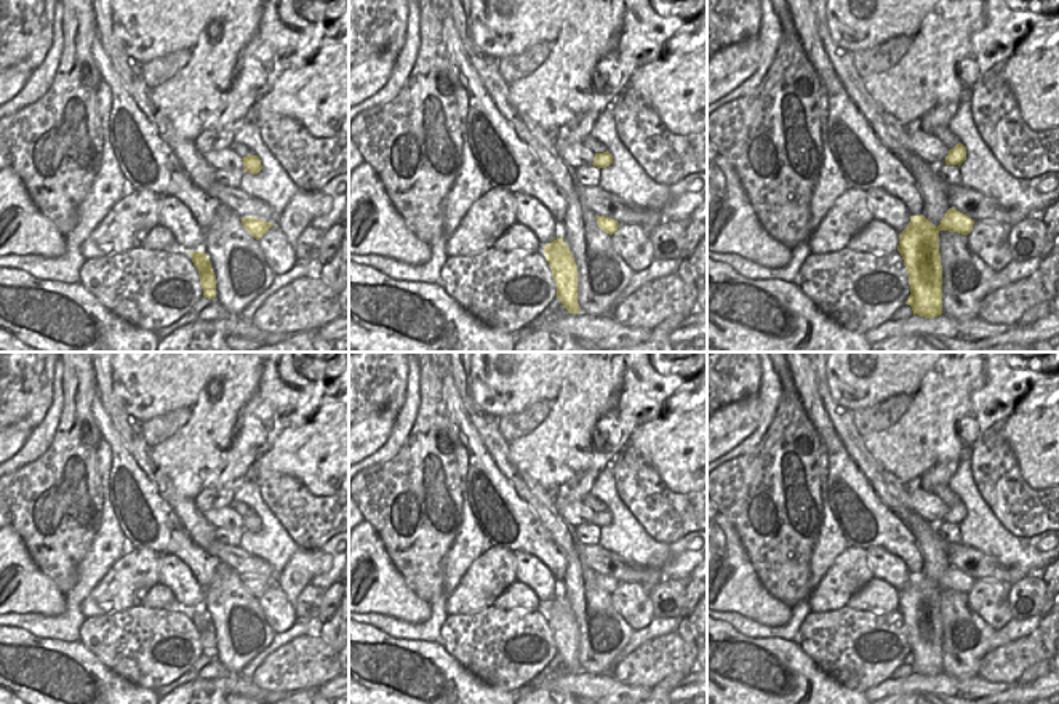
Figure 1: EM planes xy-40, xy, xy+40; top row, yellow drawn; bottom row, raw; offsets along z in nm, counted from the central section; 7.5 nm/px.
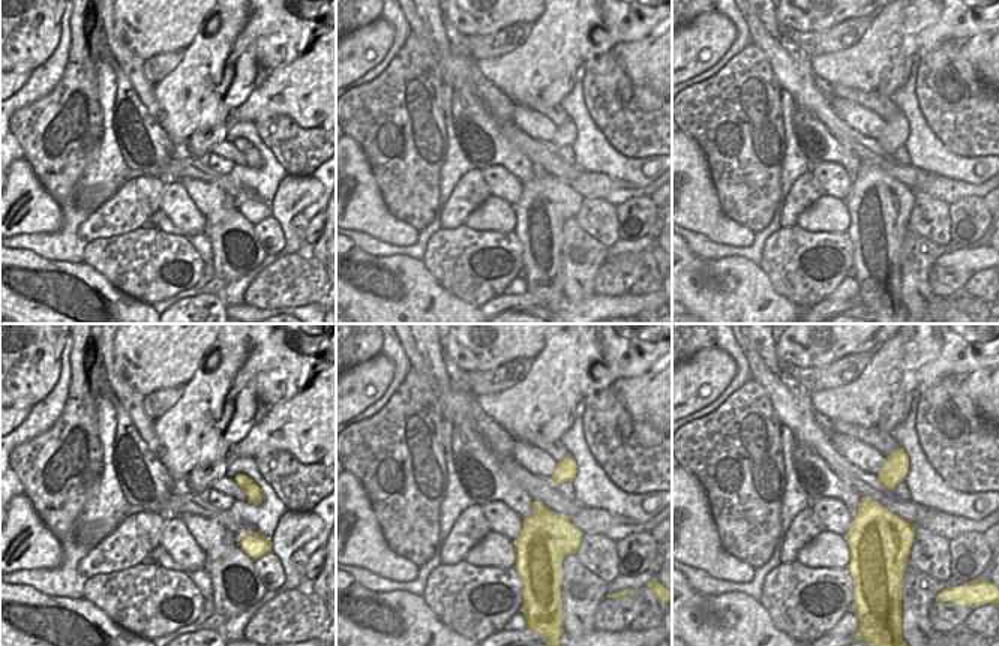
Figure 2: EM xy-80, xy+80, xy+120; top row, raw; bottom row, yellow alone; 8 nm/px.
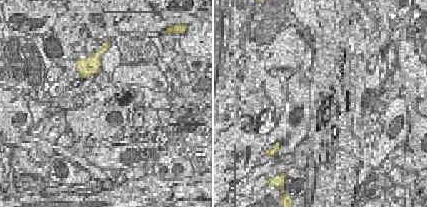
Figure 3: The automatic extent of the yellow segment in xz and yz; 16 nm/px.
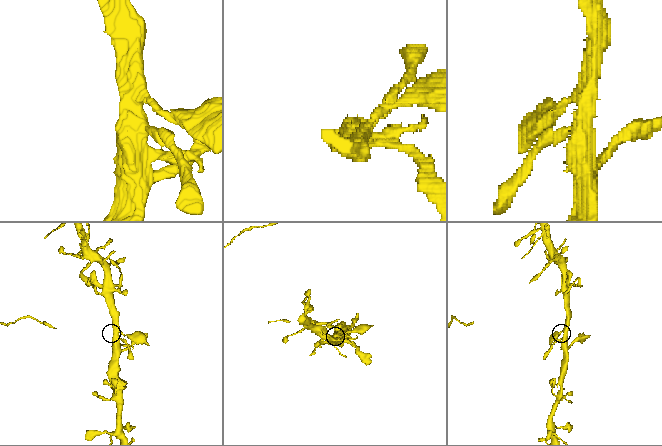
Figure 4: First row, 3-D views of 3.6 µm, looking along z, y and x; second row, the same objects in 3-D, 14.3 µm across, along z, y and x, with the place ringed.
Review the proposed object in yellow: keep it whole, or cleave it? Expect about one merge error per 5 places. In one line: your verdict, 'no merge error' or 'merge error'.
no merge error

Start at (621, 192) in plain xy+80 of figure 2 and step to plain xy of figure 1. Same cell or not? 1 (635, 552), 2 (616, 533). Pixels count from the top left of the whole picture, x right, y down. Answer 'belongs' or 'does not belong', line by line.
1: does not belong
2: does not belong

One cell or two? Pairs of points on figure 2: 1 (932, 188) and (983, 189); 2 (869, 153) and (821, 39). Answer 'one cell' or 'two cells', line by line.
1: one cell
2: two cells

